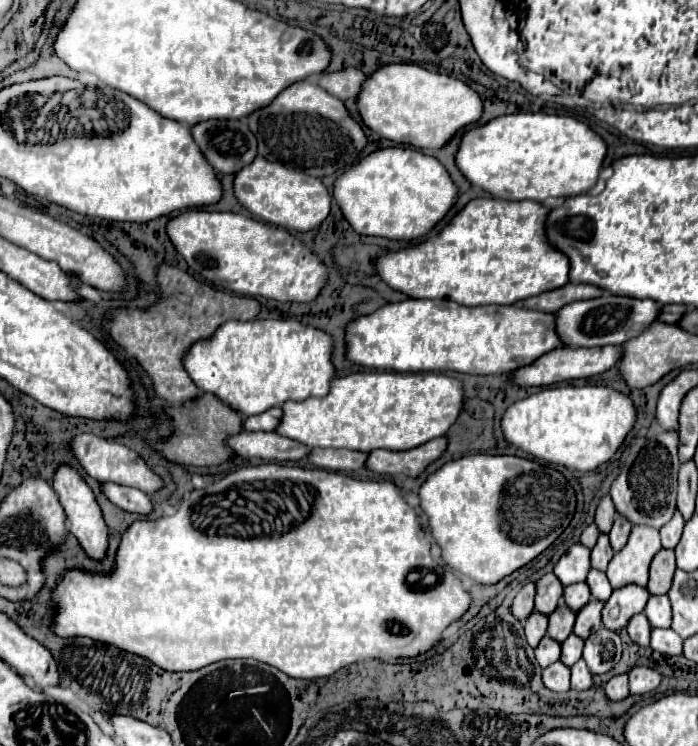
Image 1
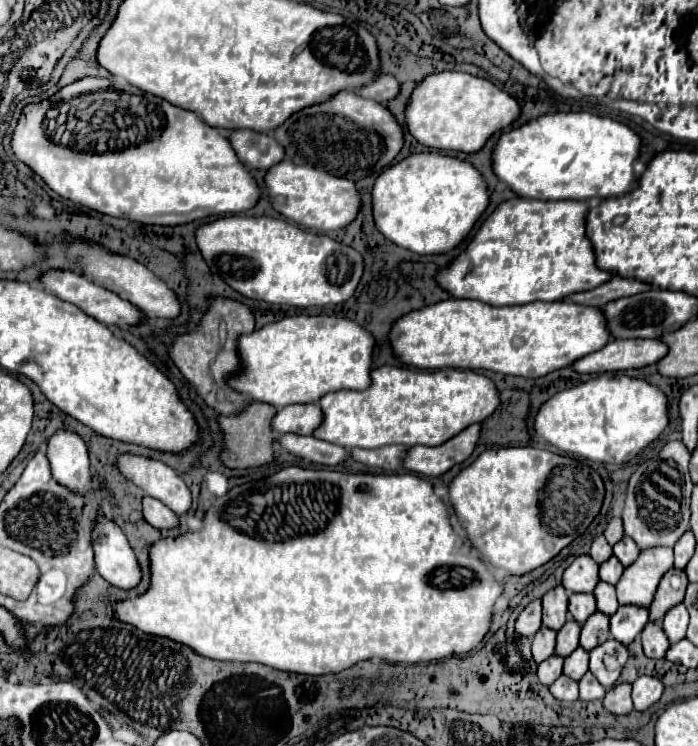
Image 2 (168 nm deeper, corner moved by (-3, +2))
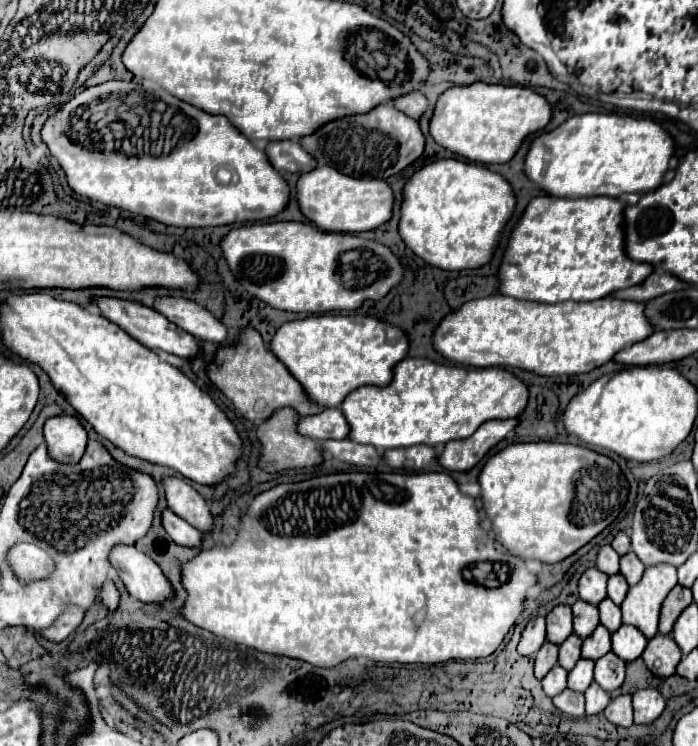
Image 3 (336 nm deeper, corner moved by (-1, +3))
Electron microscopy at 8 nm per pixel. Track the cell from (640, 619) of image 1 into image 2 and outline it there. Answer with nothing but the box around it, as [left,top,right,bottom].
[642,623,670,659]

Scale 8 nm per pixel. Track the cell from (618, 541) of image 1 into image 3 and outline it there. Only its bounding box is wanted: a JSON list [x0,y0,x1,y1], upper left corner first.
[620,552,644,584]

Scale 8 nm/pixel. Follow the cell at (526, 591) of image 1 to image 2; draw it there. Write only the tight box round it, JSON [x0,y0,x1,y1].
[516,601,542,637]

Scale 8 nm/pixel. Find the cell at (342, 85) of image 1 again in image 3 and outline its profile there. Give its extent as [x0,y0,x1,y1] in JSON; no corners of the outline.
[390,92,428,120]

